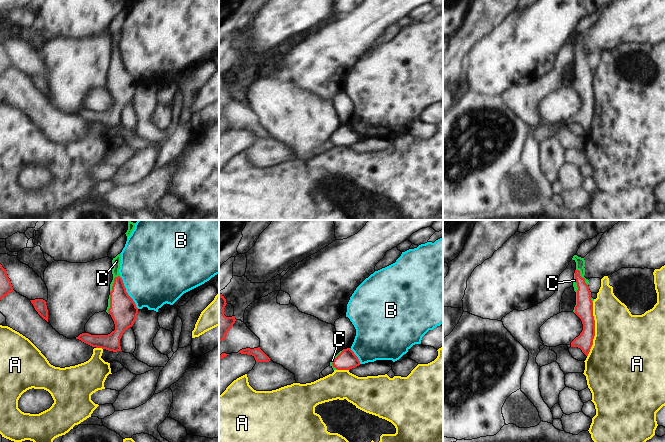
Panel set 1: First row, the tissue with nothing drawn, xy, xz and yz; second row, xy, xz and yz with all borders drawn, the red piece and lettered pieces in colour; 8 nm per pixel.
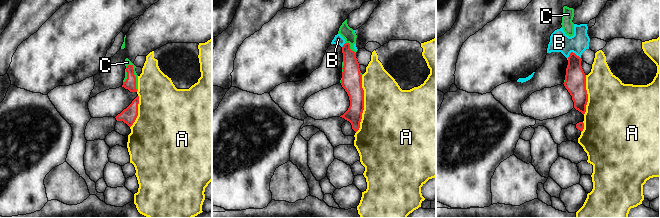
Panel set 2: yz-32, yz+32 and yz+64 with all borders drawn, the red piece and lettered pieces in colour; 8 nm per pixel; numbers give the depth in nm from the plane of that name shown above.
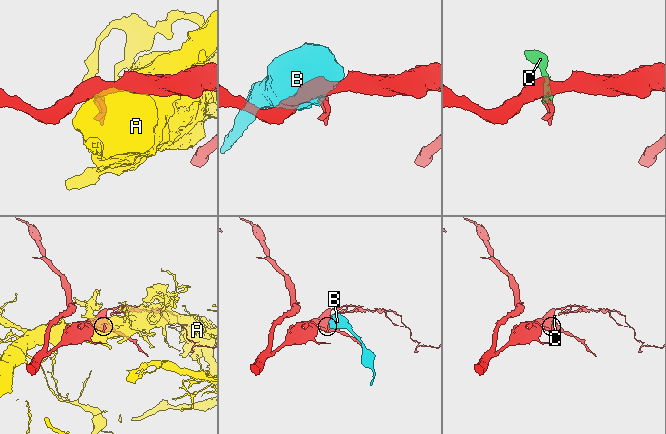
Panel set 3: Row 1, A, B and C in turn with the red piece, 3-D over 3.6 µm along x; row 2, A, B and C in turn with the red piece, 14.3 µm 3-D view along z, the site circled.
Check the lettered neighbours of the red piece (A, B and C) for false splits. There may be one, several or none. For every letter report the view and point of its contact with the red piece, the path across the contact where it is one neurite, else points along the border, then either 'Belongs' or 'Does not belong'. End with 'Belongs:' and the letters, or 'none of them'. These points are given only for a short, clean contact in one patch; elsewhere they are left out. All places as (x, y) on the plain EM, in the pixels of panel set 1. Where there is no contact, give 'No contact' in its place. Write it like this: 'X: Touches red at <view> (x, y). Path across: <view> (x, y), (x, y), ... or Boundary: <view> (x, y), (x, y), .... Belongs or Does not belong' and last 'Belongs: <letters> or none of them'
A: Touches red at yz (594, 105). Does not belong
B: Touches red at xy (126, 68). Boundary: xy (119, 52), (125, 67), (138, 84). Does not belong
C: Touches red at yz (577, 69). Path across: yz (584, 85), (584, 76), (577, 69), (577, 59), (574, 56). Belongs
Belongs: C

